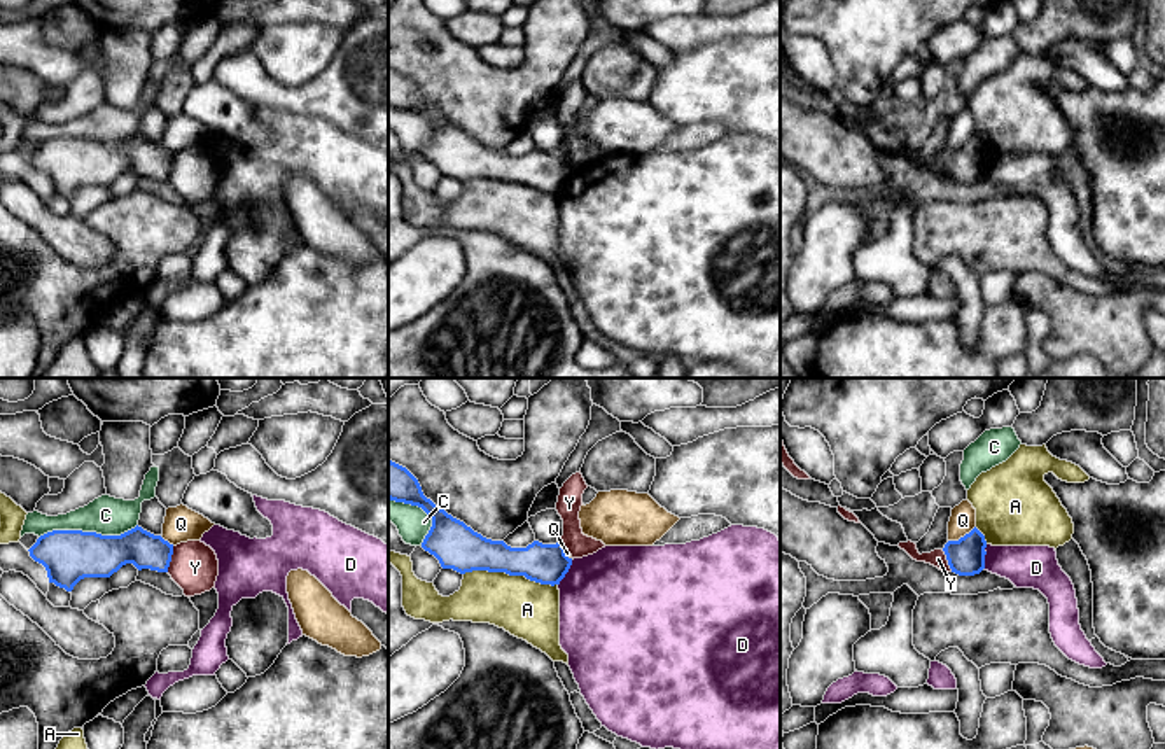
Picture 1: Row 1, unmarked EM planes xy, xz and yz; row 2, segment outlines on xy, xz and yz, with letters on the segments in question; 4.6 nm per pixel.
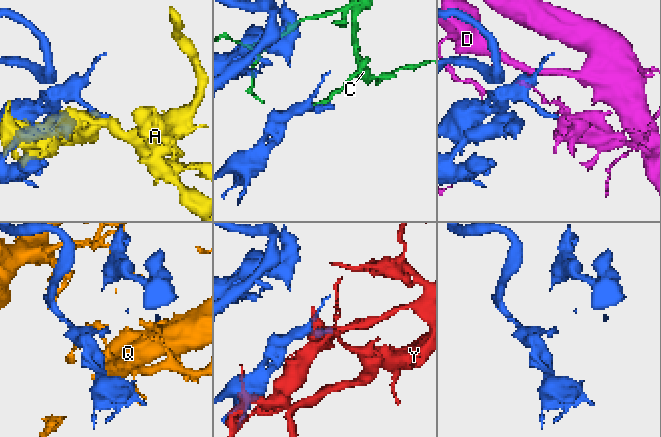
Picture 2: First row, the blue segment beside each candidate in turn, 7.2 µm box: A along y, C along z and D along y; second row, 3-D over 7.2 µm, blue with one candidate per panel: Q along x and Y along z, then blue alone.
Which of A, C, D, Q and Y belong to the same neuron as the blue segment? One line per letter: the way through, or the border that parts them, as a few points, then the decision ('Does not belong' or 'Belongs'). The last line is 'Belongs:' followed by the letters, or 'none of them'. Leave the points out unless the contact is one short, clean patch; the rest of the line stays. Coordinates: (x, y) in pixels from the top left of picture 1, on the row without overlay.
A: Does not belong
C: Does not belong
D: Boundary: xz (572, 168), (558, 193). Does not belong
Q: Boundary: yz (975, 133), (957, 147), (948, 149). Does not belong
Y: Boundary: xy (174, 154), (167, 179). Does not belong
Belongs: none of them

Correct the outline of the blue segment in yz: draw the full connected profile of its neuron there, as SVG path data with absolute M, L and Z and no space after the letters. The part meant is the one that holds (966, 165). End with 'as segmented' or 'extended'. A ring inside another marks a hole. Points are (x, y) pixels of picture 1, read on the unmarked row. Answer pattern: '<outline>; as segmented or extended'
M974 135L959 149L948 149L943 156L952 180L974 184L985 177L985 144Z; as segmented

